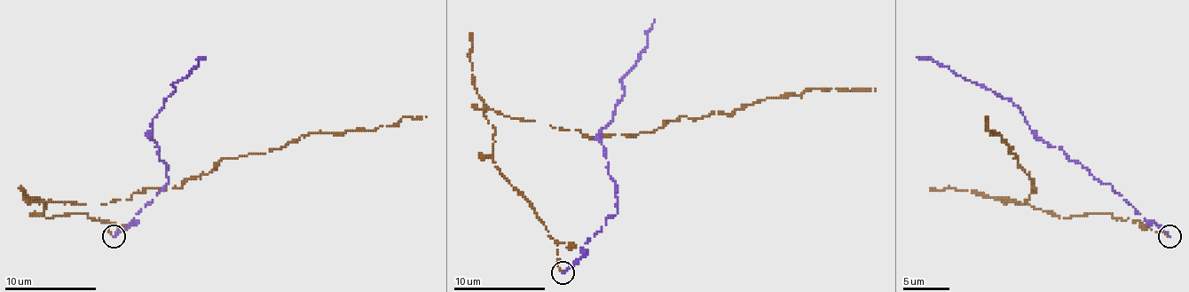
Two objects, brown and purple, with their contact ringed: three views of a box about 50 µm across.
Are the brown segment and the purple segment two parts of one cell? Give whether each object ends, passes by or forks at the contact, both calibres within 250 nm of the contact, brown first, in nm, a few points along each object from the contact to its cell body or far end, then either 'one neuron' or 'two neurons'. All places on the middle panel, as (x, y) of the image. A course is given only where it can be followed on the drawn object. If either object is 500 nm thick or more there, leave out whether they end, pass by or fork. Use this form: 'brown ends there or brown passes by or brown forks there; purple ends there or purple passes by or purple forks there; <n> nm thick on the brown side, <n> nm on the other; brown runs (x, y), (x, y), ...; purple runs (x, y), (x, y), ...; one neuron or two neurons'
brown ends there; purple ends there; 110 nm thick on the brown side, 170 nm on the other; brown runs (562, 272), (557, 242), (495, 167), (488, 109), (592, 137), (631, 137), (759, 100), (875, 90); purple runs (562, 272), (618, 213), (601, 128), (612, 118), (622, 98), (622, 77), (645, 50), (654, 19); two neurons

